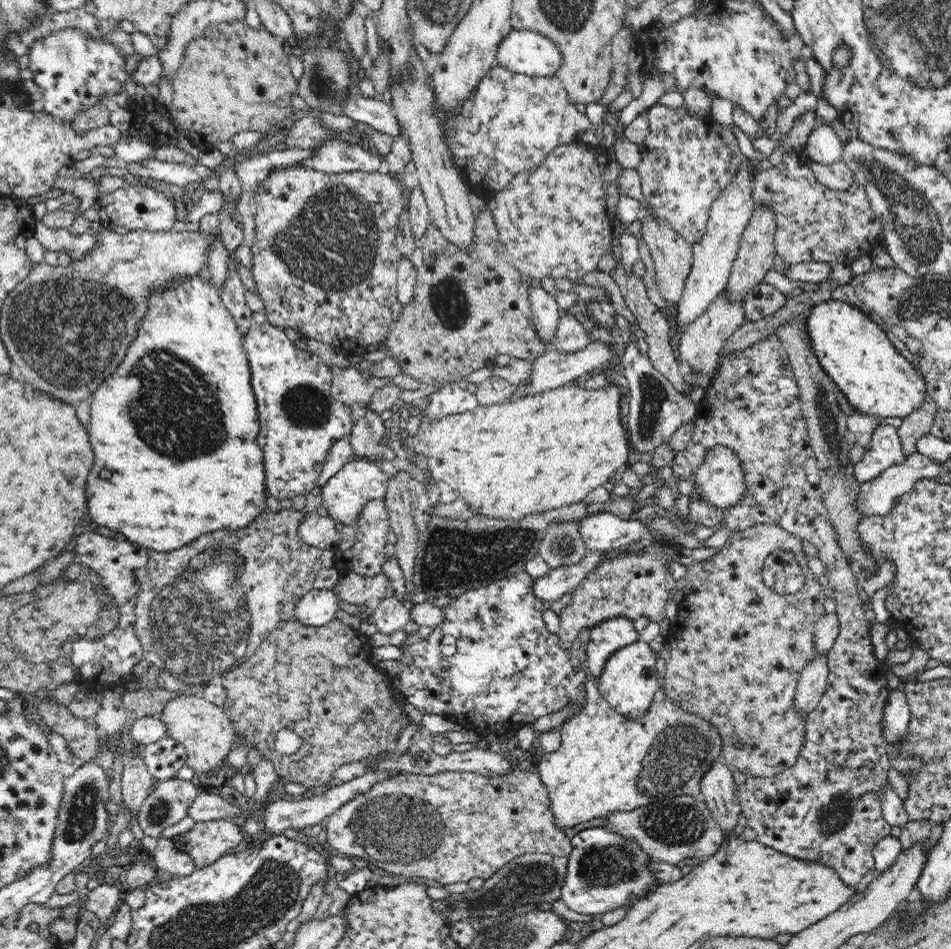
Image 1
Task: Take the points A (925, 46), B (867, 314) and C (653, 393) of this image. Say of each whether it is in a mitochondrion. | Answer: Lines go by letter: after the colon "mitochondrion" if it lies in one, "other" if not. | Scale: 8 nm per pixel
A: mitochondrion
B: other
C: mitochondrion

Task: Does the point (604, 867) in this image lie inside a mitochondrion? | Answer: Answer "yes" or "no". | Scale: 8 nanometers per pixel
yes

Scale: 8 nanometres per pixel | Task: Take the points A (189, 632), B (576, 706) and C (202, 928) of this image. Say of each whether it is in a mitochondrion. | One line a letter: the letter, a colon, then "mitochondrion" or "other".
A: mitochondrion
B: other
C: mitochondrion

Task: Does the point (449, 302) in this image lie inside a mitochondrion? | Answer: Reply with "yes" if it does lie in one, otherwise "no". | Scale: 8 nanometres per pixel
yes

